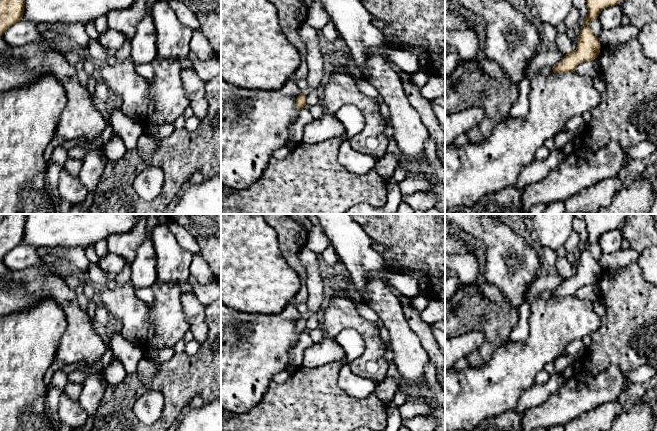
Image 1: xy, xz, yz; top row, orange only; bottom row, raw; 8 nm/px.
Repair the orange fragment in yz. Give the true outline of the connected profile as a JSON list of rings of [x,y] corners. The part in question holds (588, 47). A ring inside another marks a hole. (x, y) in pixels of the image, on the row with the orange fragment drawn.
[[[586,0],[588,14],[584,18],[584,25],[578,34],[579,38],[576,41],[576,50],[566,53],[564,58],[552,68],[554,73],[573,72],[579,64],[598,57],[601,46],[597,37],[592,33],[589,23],[597,19],[603,9],[615,6],[620,1],[621,0]]]

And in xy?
[[[0,0],[0,35],[23,18],[25,0]]]

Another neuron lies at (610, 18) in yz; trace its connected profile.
[[[617,5],[610,6],[601,11],[598,16],[604,30],[615,29],[621,25],[623,11]]]

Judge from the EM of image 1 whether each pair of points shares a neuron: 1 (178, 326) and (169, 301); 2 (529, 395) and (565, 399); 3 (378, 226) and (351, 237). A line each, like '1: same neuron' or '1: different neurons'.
1: same neuron
2: different neurons
3: different neurons

